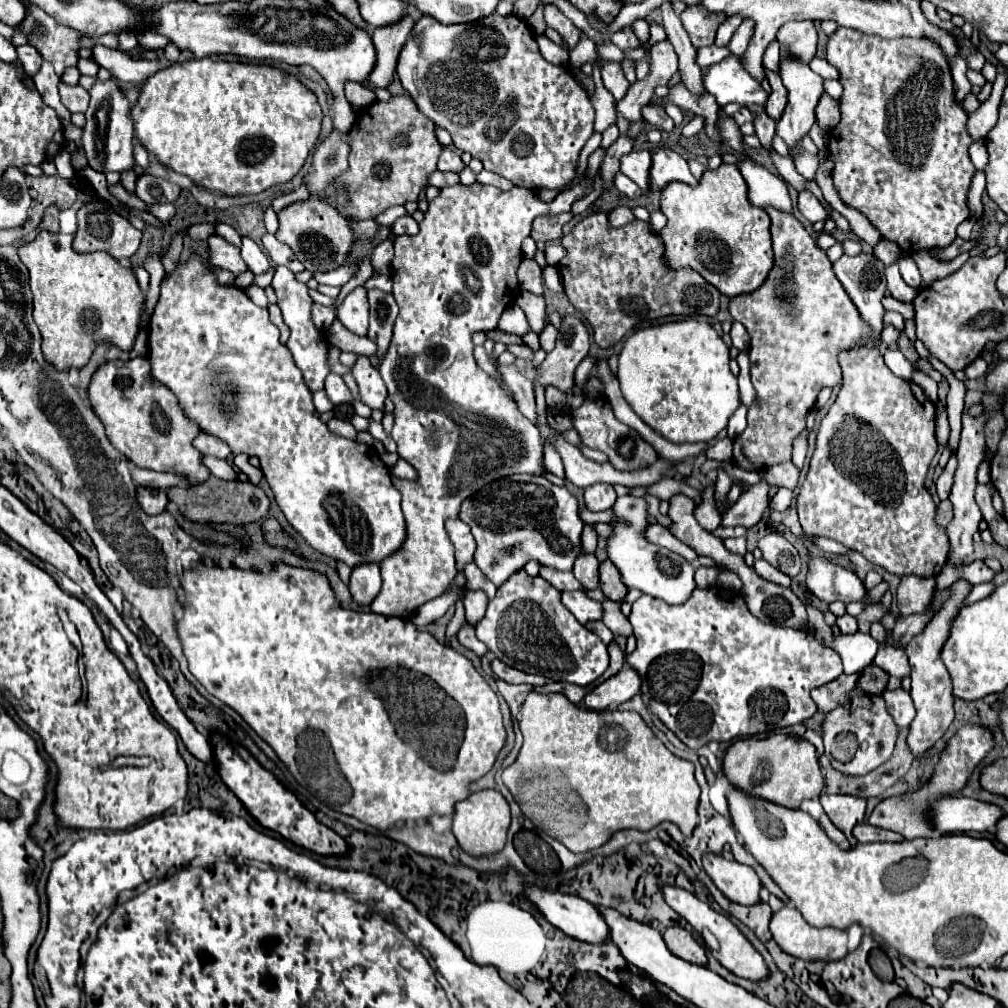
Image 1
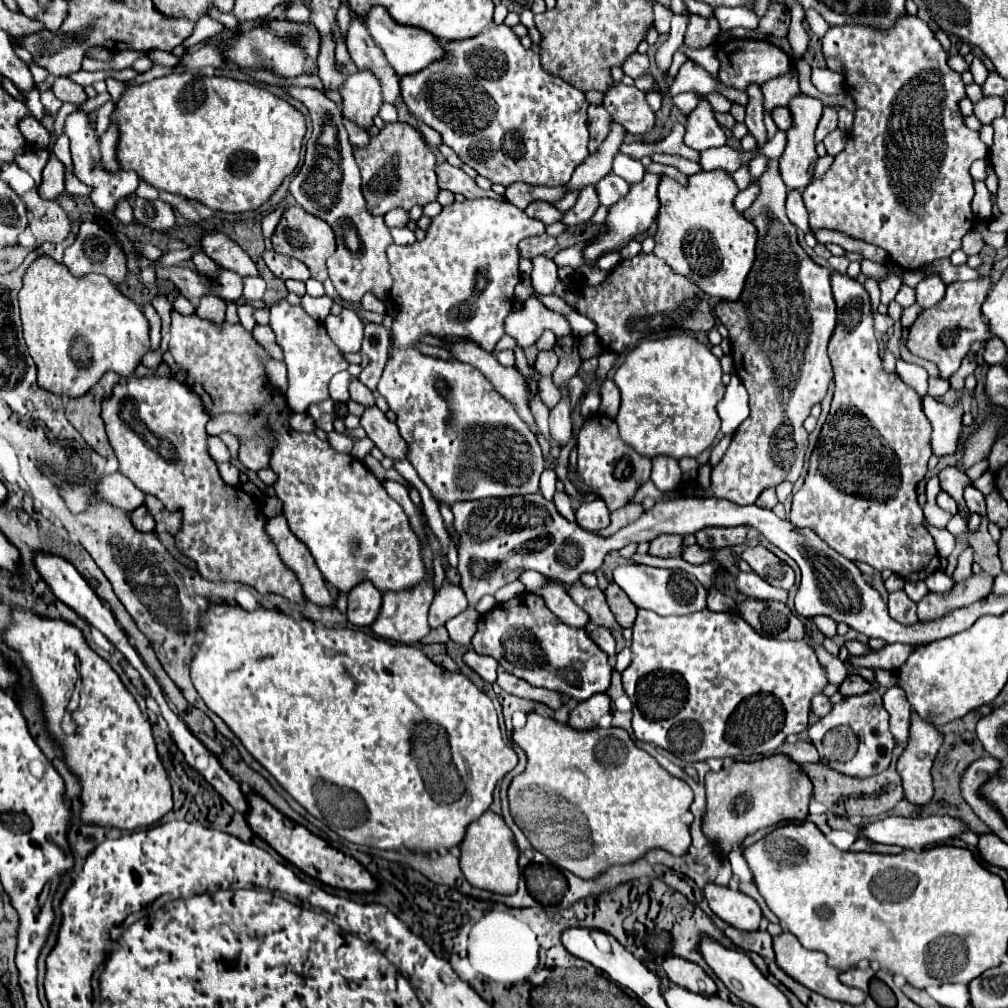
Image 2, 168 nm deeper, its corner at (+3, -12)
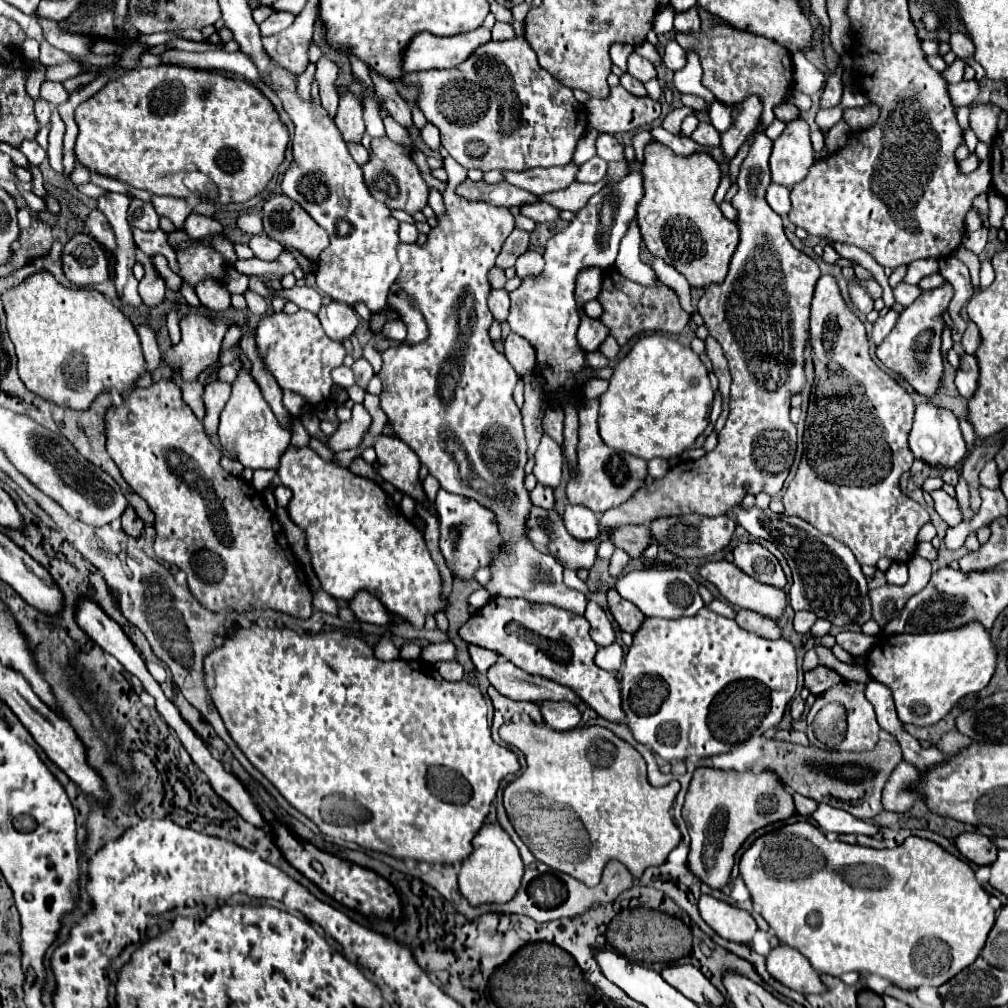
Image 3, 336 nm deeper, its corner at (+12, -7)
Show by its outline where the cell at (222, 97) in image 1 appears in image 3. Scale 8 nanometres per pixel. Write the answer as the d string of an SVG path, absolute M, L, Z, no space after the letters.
M159 65L159 67L147 67L147 69L133 69L127 71L127 75L123 73L119 79L109 81L95 97L91 97L89 101L81 103L75 111L75 121L79 125L79 135L77 135L77 159L91 171L97 171L101 175L109 175L115 177L131 187L137 189L145 189L153 195L171 195L171 197L189 197L189 187L183 183L187 173L199 171L205 173L219 189L219 195L215 199L215 203L245 203L251 197L255 197L257 193L261 193L267 183L273 179L277 167L283 163L285 157L285 149L287 149L287 141L289 141L289 131L287 125L279 119L279 113L275 111L275 107L271 105L271 101L251 83L247 81L237 81L237 79L227 79L217 71L207 71L207 69L191 69L191 67L179 67L179 65Z

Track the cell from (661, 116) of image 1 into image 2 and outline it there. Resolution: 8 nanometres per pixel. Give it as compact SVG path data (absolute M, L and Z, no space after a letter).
M616 84L604 96L602 106L612 116L612 122L622 124L630 134L646 134L654 128L656 116L646 102L646 94L634 85Z

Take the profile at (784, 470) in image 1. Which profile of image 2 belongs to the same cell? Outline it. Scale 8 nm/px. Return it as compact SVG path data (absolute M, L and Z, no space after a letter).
M774 488L764 490L764 492L758 496L758 500L756 500L756 506L760 506L760 508L774 508L776 504L778 504L778 500L776 500Z

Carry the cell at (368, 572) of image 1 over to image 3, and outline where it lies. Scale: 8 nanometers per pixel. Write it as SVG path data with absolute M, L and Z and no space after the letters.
M357 591L353 599L349 599L349 609L353 611L353 615L359 621L365 623L375 623L375 625L387 625L387 609L383 607L383 603L379 599L375 599L371 593L367 591Z

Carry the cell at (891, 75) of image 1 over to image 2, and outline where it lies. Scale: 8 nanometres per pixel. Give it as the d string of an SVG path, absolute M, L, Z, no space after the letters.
M904 12L902 16L898 16L898 20L894 22L894 28L890 28L890 32L874 32L874 28L858 28L858 24L846 24L846 28L828 28L826 36L822 38L824 44L824 56L836 56L844 62L844 70L846 70L846 88L848 92L854 96L856 100L856 112L854 112L854 128L848 136L848 144L846 148L836 156L834 164L830 166L830 170L812 180L806 190L802 192L804 196L804 206L810 214L810 228L812 230L838 230L848 234L850 238L856 240L864 240L868 244L880 246L888 252L888 258L892 262L896 262L898 266L902 266L904 270L918 270L924 268L928 264L932 264L934 260L940 258L950 258L950 254L954 250L958 250L962 246L962 236L974 228L976 224L976 216L970 208L970 202L974 198L974 184L972 184L972 176L968 172L970 164L978 158L984 158L988 154L986 144L980 140L980 134L970 130L964 124L964 116L960 114L958 102L966 96L964 92L964 82L960 78L958 72L950 70L946 64L946 50L942 48L942 44L934 38L932 30L928 28L928 24L924 20L920 20L918 16L912 16L908 12Z

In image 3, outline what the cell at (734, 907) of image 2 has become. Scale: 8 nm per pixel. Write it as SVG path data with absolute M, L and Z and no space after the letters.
M701 895L699 913L711 929L715 929L721 937L729 941L751 943L757 931L757 923L749 911L729 905L711 895Z

